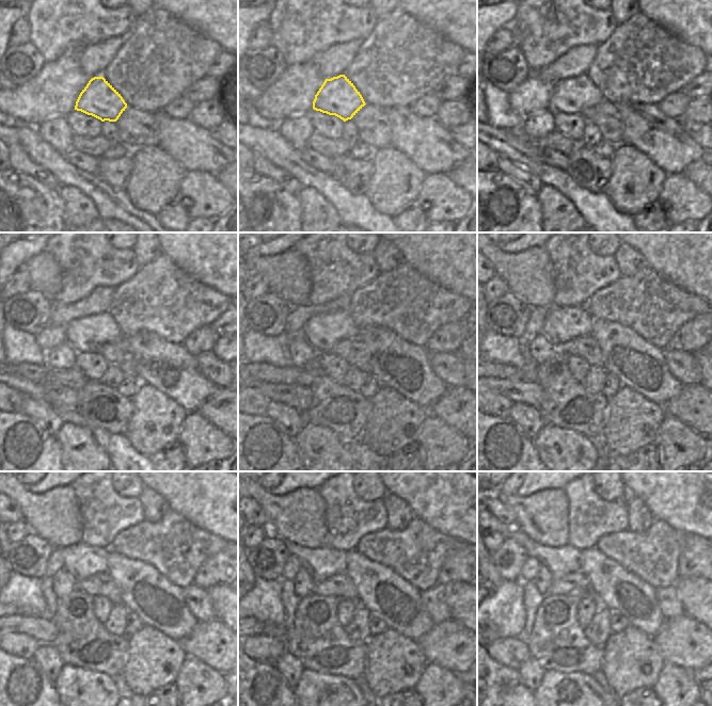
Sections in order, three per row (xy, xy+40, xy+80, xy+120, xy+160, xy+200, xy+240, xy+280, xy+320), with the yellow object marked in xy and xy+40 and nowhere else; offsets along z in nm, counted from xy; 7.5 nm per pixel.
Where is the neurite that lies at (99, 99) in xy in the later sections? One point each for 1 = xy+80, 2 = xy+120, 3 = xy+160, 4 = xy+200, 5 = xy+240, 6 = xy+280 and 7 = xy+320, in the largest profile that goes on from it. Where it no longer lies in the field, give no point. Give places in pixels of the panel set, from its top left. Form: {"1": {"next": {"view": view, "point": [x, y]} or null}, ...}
{"1": {"next": {"view": "xy+80", "point": [572, 96]}}, "2": {"next": {"view": "xy+120", "point": [88, 334]}}, "3": {"next": {"view": "xy+160", "point": [322, 332]}}, "4": {"next": {"view": "xy+200", "point": [562, 324]}}, "5": {"next": {"view": "xy+240", "point": [81, 561]}}, "6": {"next": {"view": "xy+280", "point": [322, 562]}}, "7": {"next": {"view": "xy+320", "point": [566, 559]}}}

